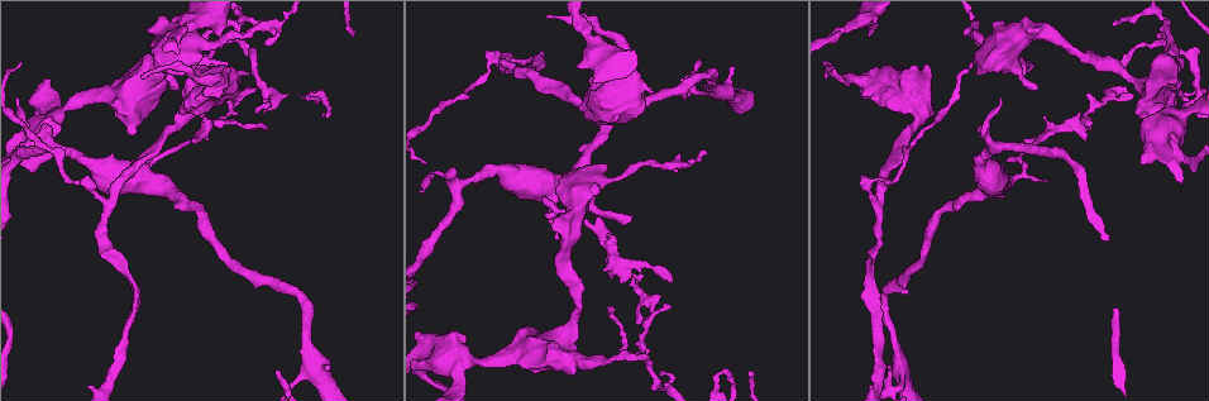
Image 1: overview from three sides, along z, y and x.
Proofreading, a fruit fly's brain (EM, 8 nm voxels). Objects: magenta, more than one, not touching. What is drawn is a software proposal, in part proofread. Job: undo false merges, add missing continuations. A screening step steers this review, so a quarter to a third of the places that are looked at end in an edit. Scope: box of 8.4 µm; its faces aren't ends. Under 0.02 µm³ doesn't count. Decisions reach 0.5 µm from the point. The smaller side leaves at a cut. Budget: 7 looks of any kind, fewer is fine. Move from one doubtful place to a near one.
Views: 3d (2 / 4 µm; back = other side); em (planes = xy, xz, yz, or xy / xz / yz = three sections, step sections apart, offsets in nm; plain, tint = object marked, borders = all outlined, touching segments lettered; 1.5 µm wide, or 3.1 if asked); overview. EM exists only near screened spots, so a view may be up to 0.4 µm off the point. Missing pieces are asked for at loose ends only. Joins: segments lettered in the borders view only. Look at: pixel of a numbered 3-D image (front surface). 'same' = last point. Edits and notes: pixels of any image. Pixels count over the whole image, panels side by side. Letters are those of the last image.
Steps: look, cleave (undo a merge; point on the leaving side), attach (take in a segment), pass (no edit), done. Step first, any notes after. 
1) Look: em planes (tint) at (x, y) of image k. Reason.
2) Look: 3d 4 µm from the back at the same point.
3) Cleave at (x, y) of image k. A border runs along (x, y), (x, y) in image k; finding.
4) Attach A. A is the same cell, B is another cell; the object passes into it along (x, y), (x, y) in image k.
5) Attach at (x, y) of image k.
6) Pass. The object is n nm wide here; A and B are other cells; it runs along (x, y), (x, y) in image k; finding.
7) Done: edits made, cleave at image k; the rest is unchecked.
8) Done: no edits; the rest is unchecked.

Look: 3d 2 µm at (1031, 63) of image 1. An open end.

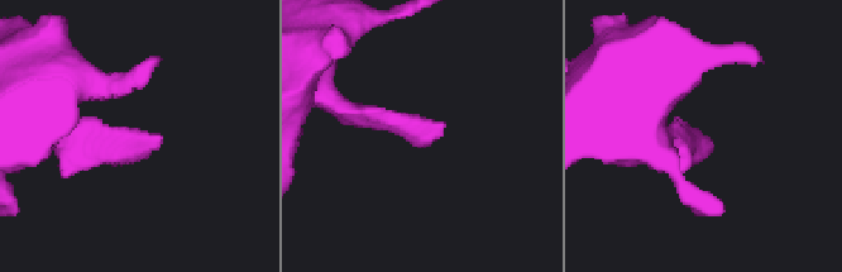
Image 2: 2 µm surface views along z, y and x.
Look: em yz step 4 (tint) at (441, 135) of image 2. Shape alone is not enough.

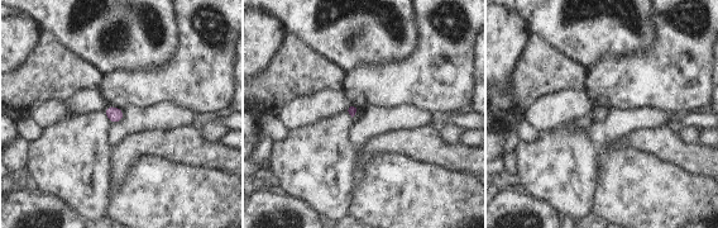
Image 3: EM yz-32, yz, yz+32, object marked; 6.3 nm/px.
Look: em planes (borders) at the same point.

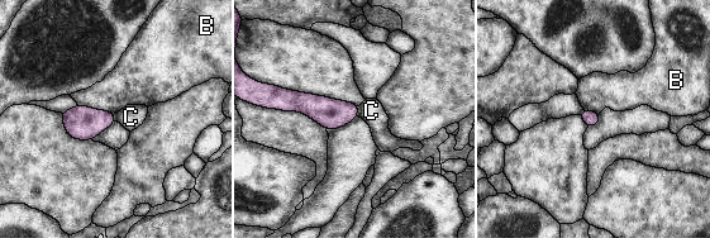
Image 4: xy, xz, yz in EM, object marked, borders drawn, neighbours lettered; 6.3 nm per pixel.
Pass. The longest contact is with B, 240 nm; B and C are other cells; no lettered segment goes on from it.

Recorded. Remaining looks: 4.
Look: em planes (tint) at (878, 200) of image 1. Sharp bend.

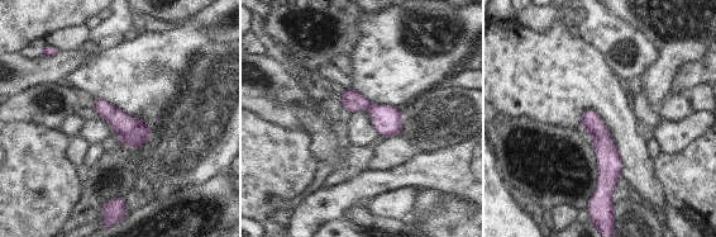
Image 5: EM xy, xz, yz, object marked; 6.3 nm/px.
Look: em planes (borders) at the same point. What lies round it.

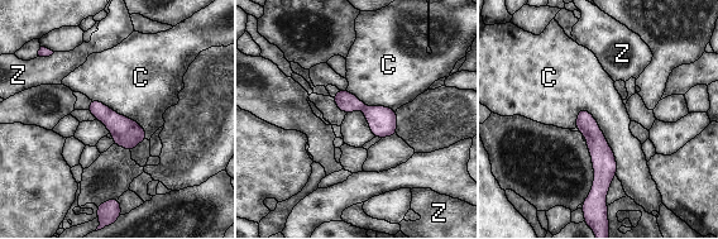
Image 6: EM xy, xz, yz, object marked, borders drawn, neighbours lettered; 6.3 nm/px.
Pass. C and Z are other cells; it runs along (582, 113), (603, 158), (604, 190) in image 6; one neuron here.

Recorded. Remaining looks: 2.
Look: em planes (borders) at (196, 24) of image 1. Calibre changes.

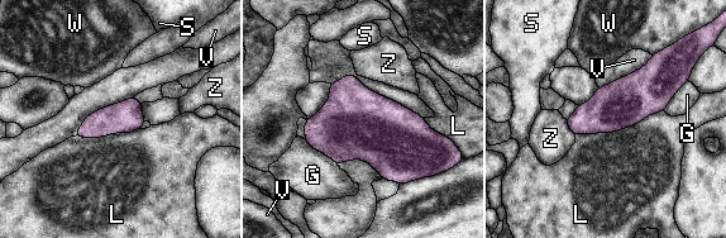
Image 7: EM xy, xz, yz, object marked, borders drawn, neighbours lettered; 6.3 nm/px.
Pass. G, L, S, V, W and Z are other cells; a border runs along (663, 110), (614, 132), (576, 137) in image 7; all the same neuron.

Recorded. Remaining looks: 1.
Done: no edits; the rest is unchecked.

